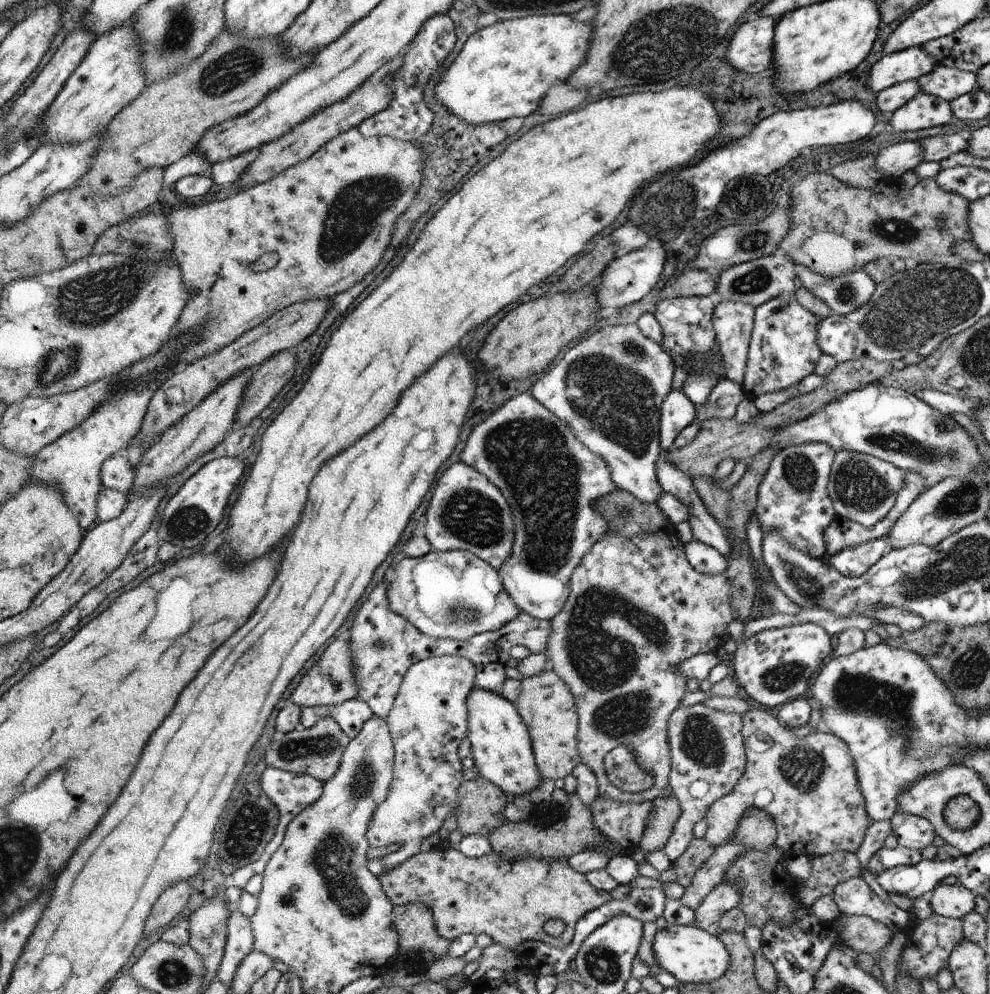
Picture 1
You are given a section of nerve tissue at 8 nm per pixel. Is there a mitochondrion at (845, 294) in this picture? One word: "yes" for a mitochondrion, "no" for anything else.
yes

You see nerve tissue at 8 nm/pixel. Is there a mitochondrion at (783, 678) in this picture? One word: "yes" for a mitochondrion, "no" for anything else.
yes

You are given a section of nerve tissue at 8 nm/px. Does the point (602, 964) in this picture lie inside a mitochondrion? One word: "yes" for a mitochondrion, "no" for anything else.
yes

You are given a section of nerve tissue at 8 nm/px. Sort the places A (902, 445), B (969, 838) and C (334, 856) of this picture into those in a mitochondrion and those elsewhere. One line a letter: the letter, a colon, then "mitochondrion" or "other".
A: mitochondrion
B: other
C: mitochondrion

